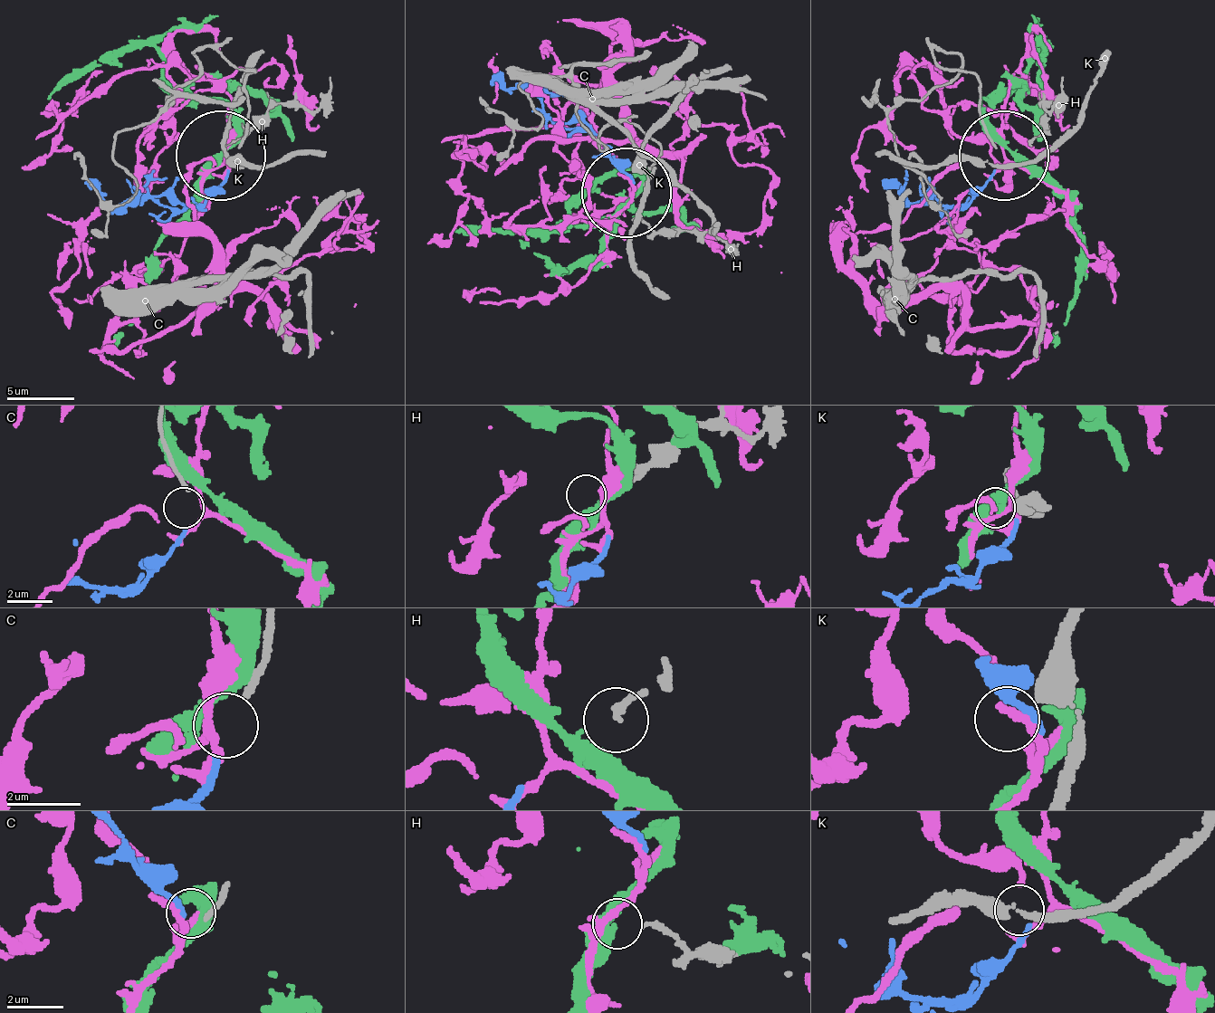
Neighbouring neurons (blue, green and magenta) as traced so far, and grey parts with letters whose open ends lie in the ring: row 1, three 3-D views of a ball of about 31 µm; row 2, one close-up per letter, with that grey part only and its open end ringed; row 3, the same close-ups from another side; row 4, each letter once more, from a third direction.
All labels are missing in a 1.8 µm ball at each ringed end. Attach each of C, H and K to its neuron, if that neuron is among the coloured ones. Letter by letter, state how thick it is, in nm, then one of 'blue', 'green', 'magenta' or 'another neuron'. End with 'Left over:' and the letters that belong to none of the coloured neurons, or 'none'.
C: 160 nm thick; blue
H: 180 nm thick; another neuron
K: 360 nm thick; another neuron
Left over: H, K

